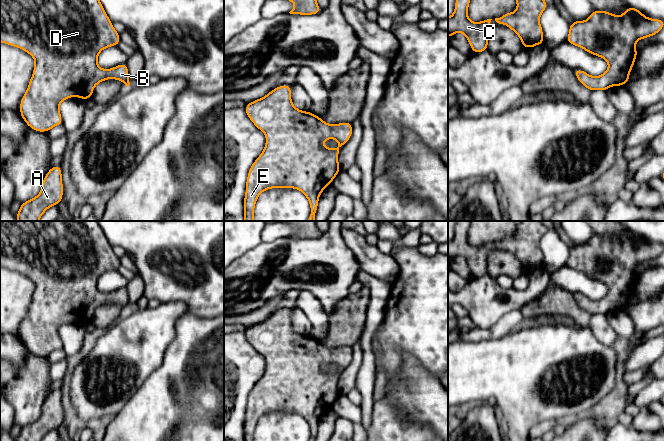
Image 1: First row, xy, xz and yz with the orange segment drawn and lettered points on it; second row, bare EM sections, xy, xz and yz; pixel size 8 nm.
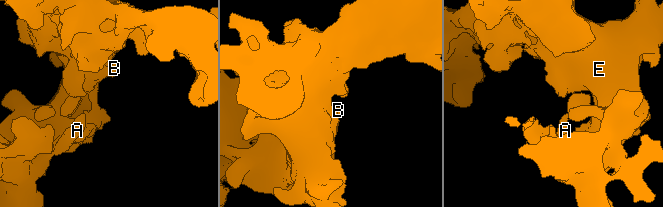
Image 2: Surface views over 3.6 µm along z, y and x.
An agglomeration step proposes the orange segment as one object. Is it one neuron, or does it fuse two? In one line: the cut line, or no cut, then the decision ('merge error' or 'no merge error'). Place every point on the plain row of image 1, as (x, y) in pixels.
no cut | no merge error

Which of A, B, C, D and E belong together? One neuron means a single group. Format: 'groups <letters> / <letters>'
groups A B C D E

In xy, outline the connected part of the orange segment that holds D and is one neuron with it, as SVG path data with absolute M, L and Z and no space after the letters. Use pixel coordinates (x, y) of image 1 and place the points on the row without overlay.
M0 221L0 266L26 275L35 284L33 299L30 302L28 312L20 326L21 341L24 343L25 347L35 355L48 356L51 352L62 349L62 341L59 334L60 327L70 321L80 321L82 324L91 322L94 311L104 304L112 302L122 305L127 311L130 309L128 290L126 287L120 288L108 294L101 293L98 290L97 282L99 277L107 271L118 270L120 265L120 259L114 253L113 248L107 240L98 221Z

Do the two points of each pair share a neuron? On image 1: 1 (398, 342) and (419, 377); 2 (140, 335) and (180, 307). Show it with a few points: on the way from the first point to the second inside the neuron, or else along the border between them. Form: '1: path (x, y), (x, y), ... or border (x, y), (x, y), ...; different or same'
1: border (423, 367), (405, 354), (396, 375); different
2: path (150, 331), (170, 312); same

